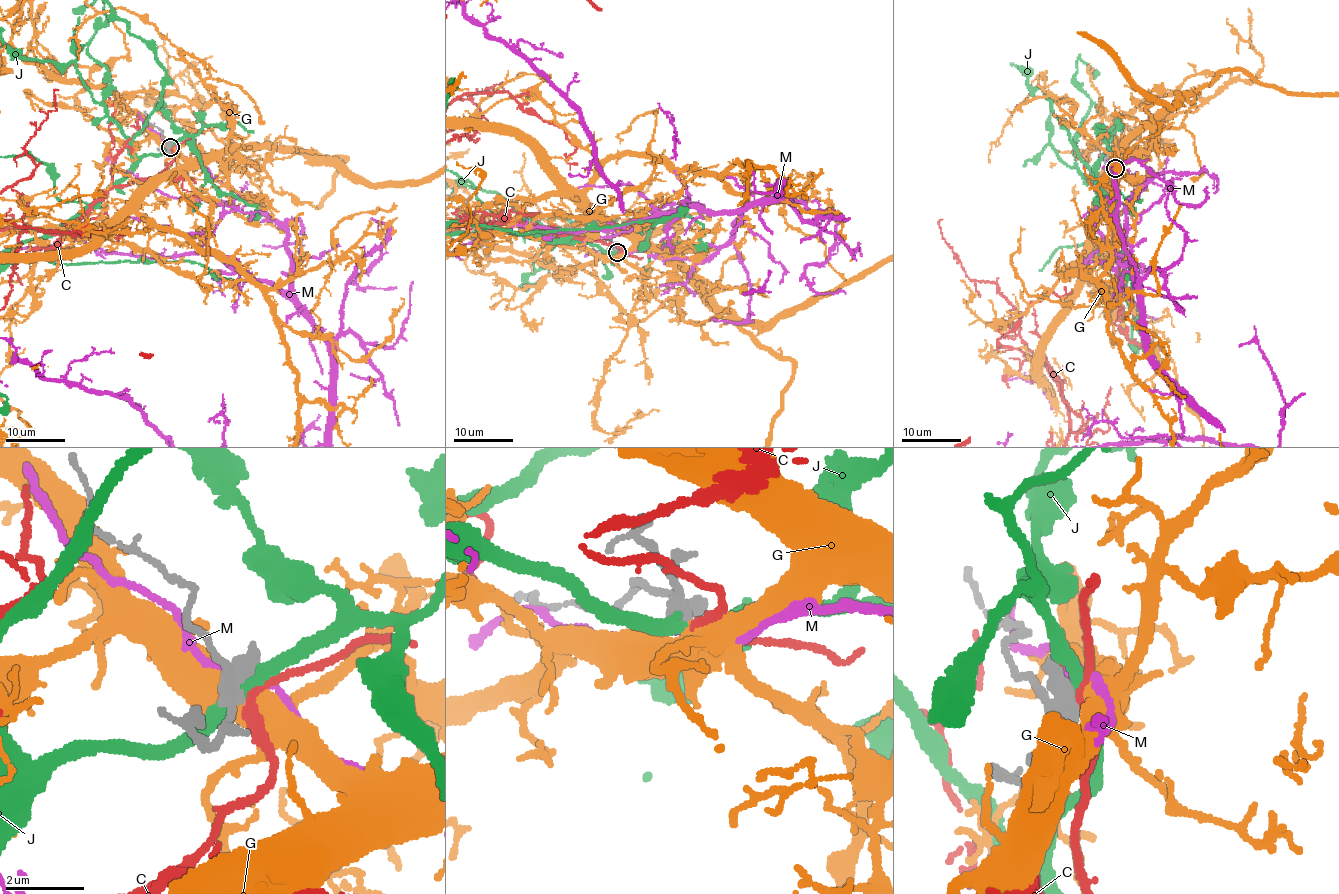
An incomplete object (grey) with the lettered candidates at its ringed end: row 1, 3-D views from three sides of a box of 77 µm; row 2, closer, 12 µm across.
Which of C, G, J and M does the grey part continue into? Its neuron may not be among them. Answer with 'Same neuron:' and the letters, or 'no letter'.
Same neuron: G

